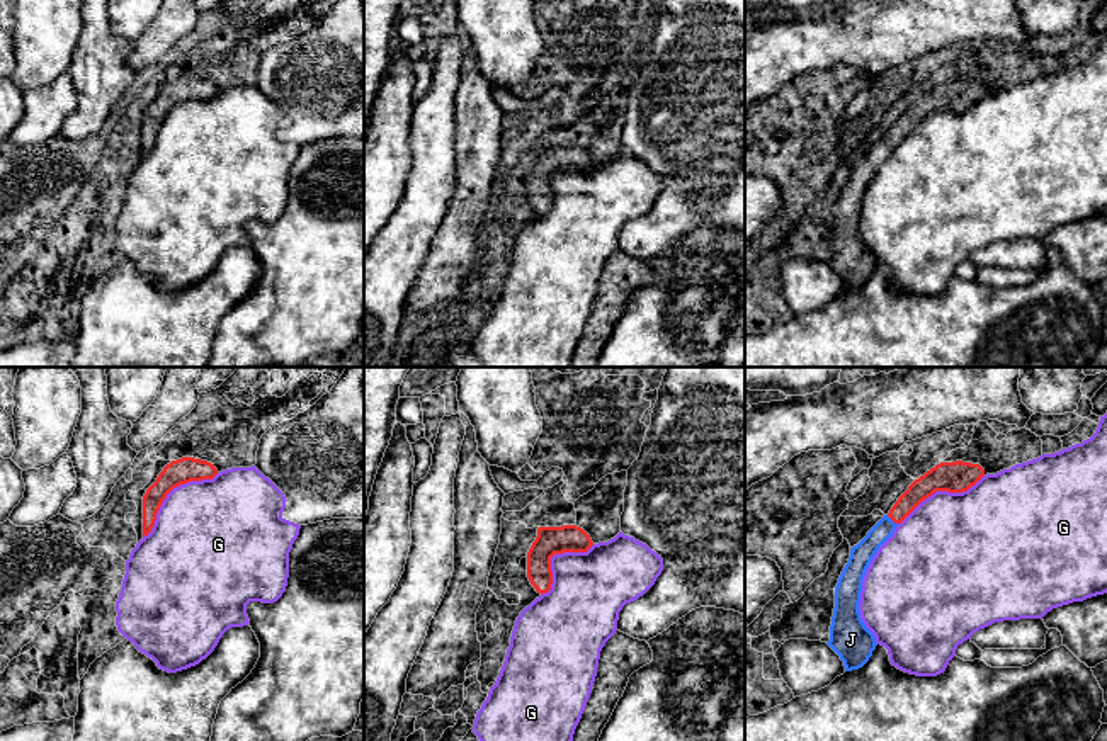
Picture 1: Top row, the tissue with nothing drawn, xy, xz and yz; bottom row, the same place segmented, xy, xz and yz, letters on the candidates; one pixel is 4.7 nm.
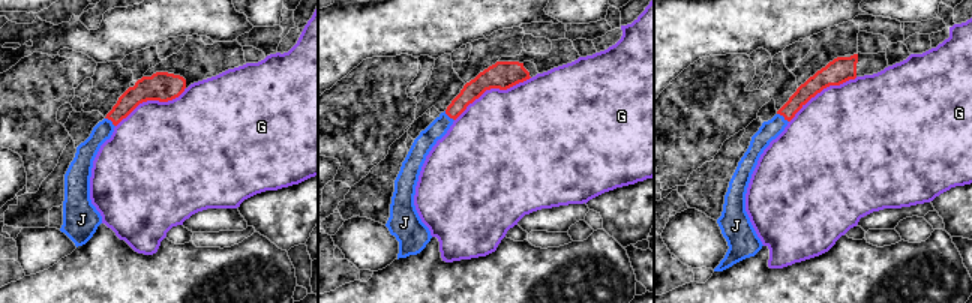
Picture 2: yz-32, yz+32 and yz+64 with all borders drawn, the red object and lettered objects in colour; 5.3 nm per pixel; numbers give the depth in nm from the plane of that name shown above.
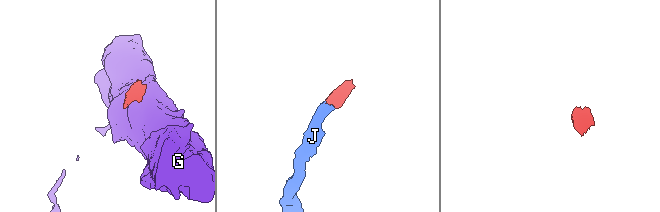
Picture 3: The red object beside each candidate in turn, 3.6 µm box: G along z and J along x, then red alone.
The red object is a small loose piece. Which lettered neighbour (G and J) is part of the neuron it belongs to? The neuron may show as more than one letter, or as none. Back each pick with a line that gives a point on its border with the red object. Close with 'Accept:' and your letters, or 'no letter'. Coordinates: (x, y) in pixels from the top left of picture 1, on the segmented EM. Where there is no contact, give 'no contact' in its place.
J: yz (891, 519)
Accept: J

